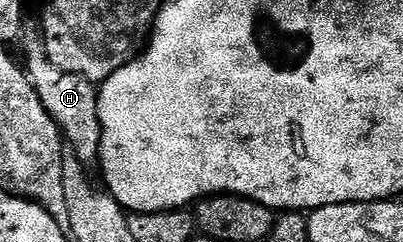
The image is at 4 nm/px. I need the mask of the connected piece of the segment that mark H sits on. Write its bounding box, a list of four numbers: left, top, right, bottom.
[21,29,103,164]

